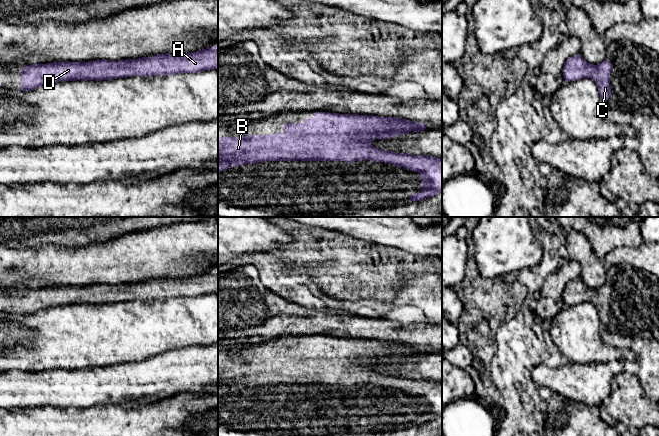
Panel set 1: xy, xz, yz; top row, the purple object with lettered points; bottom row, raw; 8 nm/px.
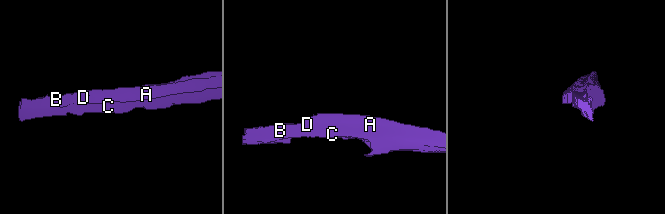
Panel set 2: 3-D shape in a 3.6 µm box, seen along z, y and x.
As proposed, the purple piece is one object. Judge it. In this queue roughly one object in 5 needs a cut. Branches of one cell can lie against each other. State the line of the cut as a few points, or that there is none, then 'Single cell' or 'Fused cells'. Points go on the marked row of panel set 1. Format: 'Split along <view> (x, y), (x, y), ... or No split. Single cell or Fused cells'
No split. Single cell

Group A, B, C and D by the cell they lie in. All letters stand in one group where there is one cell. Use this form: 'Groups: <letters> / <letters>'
Groups: A B C D

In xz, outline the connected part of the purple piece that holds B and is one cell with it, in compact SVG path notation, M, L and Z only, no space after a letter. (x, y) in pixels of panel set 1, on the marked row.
M316 112L314 117L305 119L303 123L285 123L283 133L218 137L218 172L227 170L230 166L239 167L244 164L283 160L385 162L420 174L421 192L411 195L410 201L421 201L442 192L442 158L382 150L371 143L375 139L389 139L425 129L423 123L398 117Z

